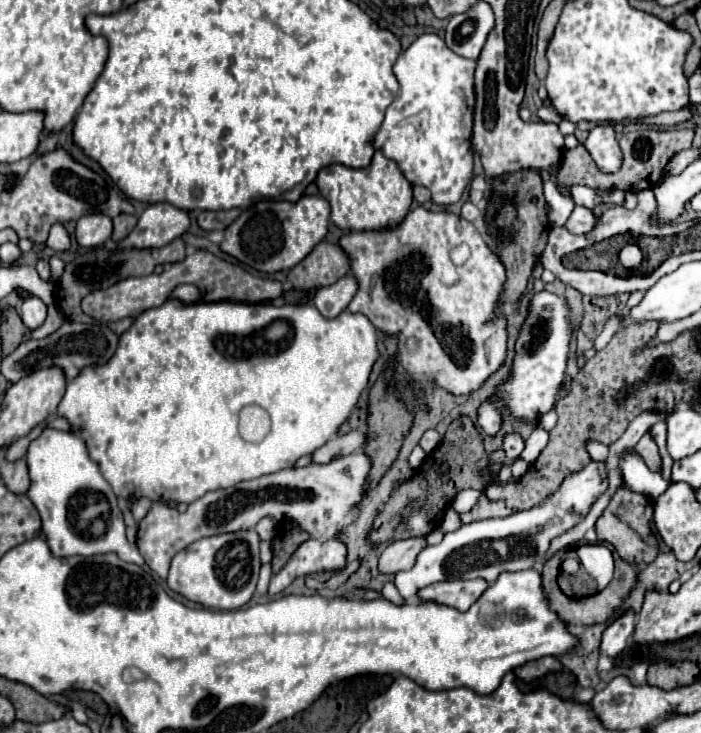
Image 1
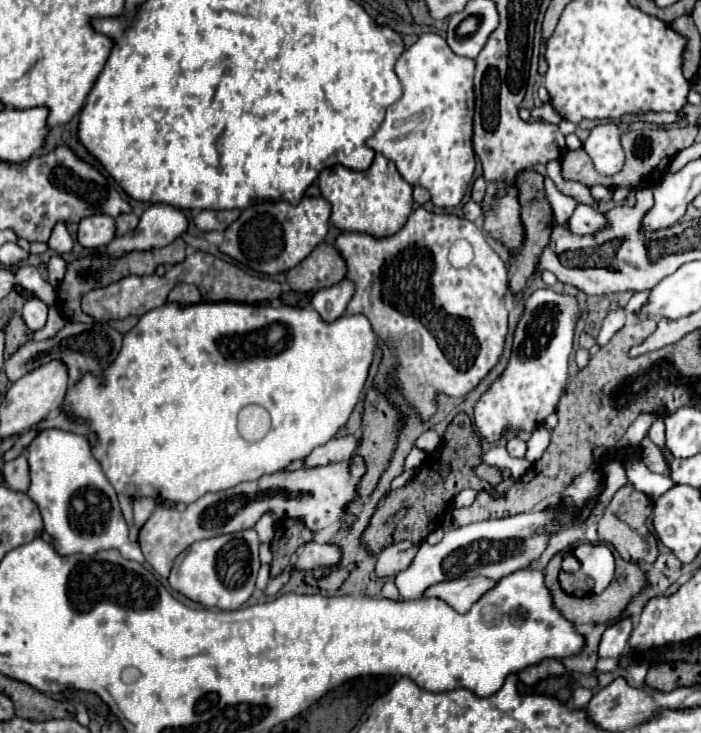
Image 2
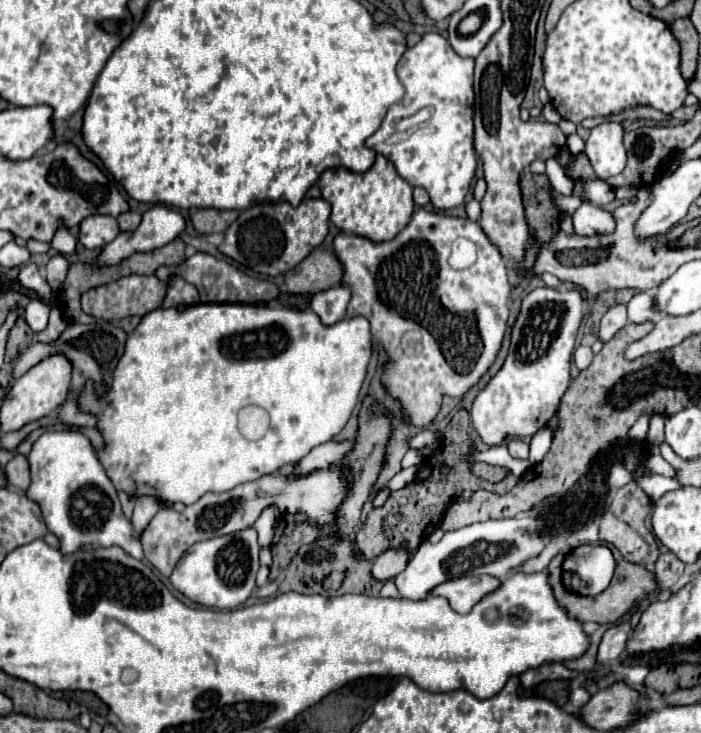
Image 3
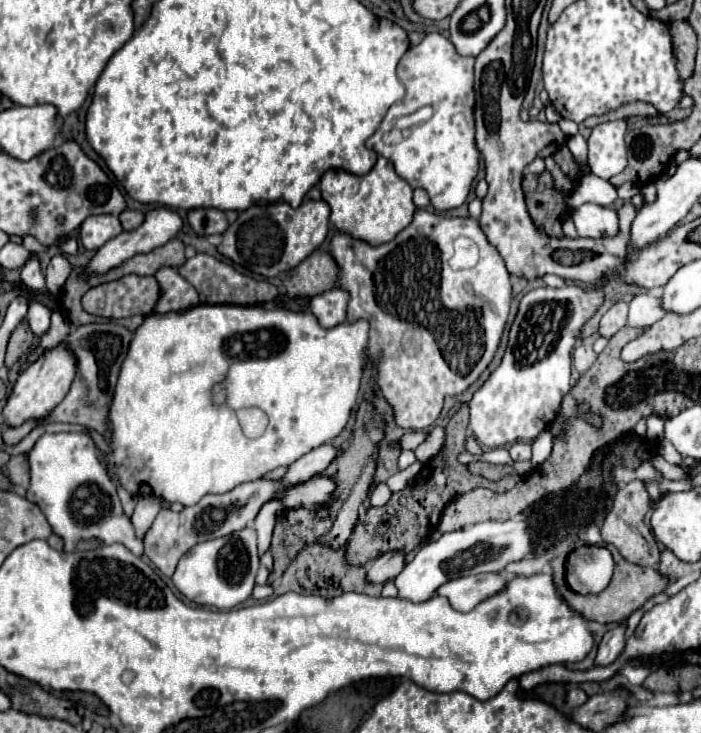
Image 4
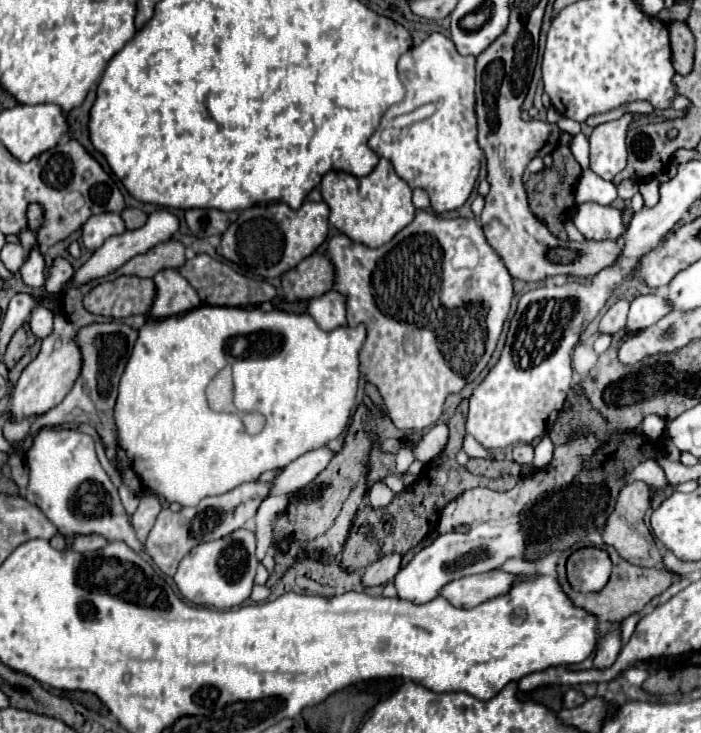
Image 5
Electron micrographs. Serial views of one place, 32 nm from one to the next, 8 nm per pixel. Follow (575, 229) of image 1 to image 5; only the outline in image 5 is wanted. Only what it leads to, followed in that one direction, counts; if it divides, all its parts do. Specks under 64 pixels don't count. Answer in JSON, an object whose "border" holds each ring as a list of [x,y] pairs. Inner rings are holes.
{"border":[[[580,204],[572,214],[572,220],[580,234],[588,240],[616,240],[624,234],[622,214],[614,206]]]}

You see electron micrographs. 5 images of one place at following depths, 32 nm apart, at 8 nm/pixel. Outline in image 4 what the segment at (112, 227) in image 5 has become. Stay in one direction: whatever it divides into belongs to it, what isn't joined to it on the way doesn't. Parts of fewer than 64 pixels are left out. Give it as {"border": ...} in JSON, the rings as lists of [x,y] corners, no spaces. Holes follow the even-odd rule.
{"border":[[[112,214],[88,216],[80,226],[80,240],[88,250],[98,250],[108,240],[116,238],[122,232],[120,220]]]}

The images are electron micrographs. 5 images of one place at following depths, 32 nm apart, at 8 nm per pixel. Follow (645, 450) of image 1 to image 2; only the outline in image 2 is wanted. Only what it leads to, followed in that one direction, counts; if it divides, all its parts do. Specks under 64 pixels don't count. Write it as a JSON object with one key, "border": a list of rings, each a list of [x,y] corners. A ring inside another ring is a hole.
{"border":[[[648,436],[640,442],[640,450],[642,450],[642,460],[644,460],[644,464],[646,464],[652,472],[666,474],[666,476],[670,474],[670,468],[666,466],[660,448],[658,448],[658,446],[648,438]]]}

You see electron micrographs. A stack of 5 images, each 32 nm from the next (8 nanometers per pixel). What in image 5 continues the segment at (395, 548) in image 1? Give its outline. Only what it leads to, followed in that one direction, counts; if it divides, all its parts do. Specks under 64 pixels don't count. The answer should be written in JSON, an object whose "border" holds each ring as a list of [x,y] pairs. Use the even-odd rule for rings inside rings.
{"border":[[[402,554],[382,556],[380,560],[376,560],[374,564],[370,564],[370,566],[364,570],[362,582],[364,582],[364,586],[386,584],[386,582],[394,580],[394,576],[400,572],[400,568],[402,568]]]}

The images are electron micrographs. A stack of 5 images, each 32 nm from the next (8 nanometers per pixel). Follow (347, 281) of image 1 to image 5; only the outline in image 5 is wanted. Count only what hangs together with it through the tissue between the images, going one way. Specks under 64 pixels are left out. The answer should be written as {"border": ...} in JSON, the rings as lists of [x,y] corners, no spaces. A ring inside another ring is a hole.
{"border":[[[330,290],[324,296],[310,300],[308,312],[322,330],[334,330],[338,326],[344,326],[346,324],[346,296],[336,290]]]}

